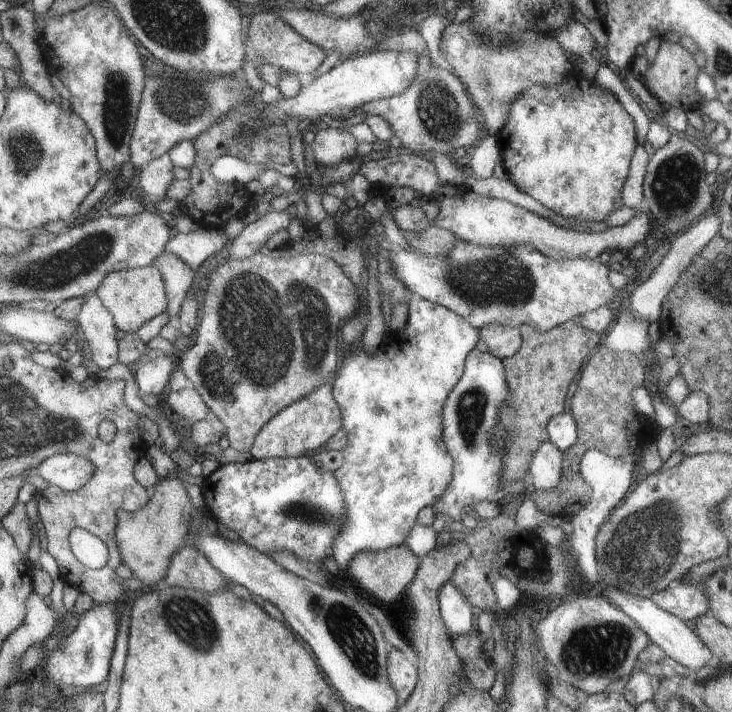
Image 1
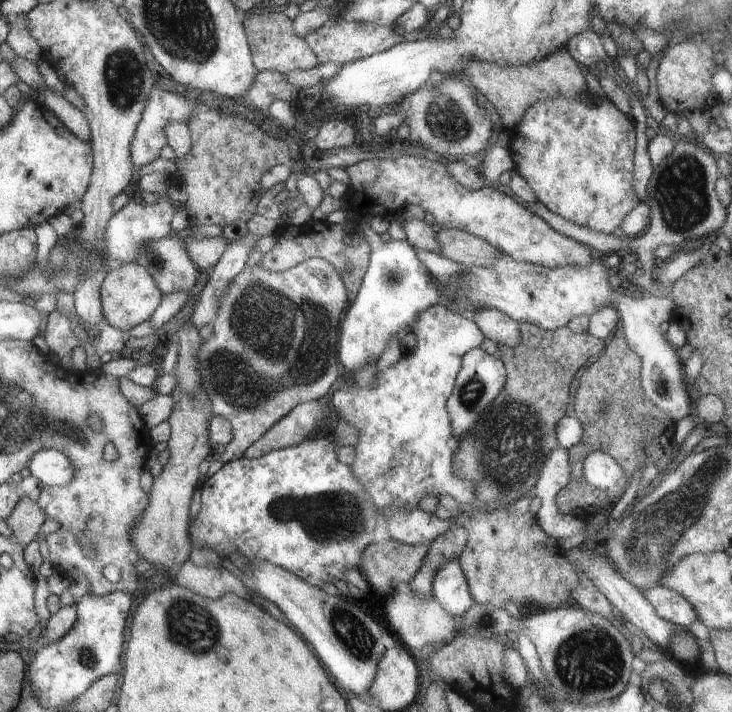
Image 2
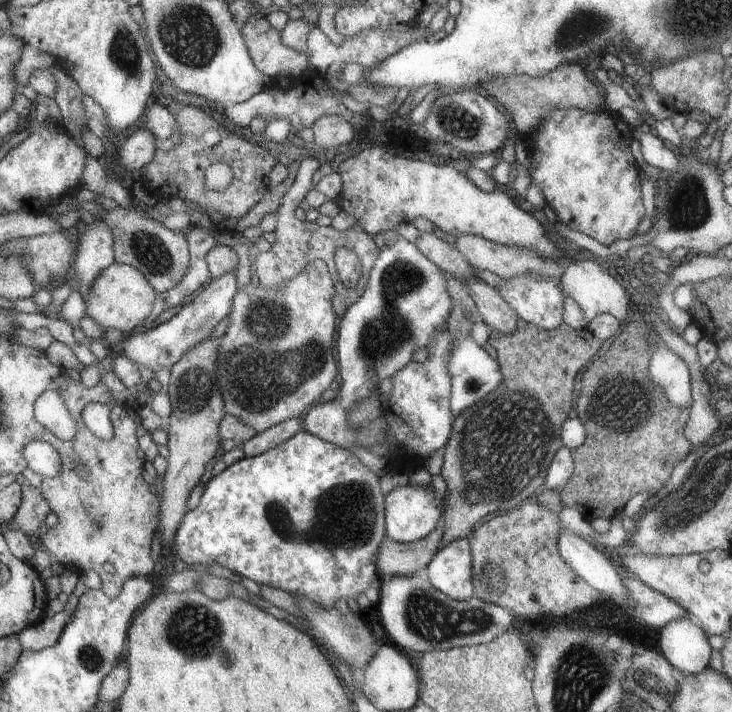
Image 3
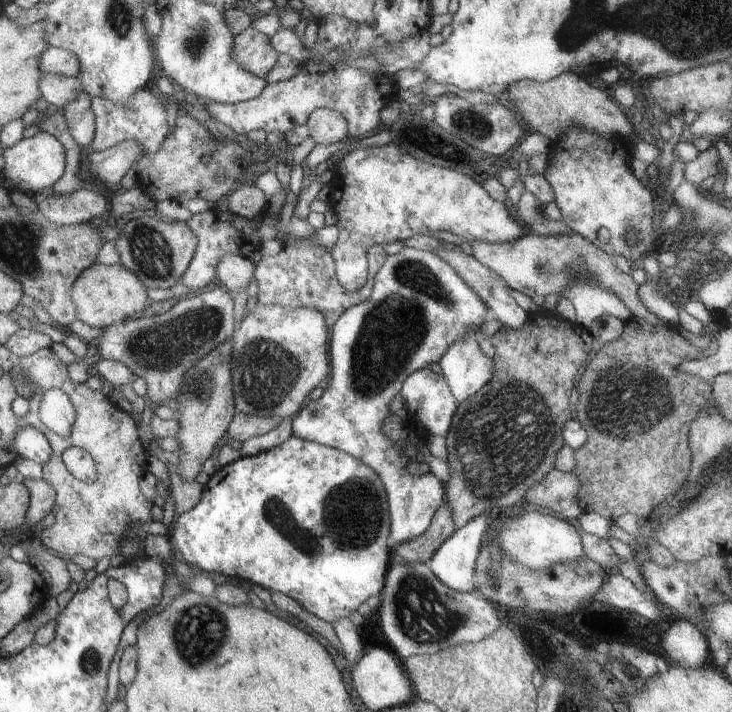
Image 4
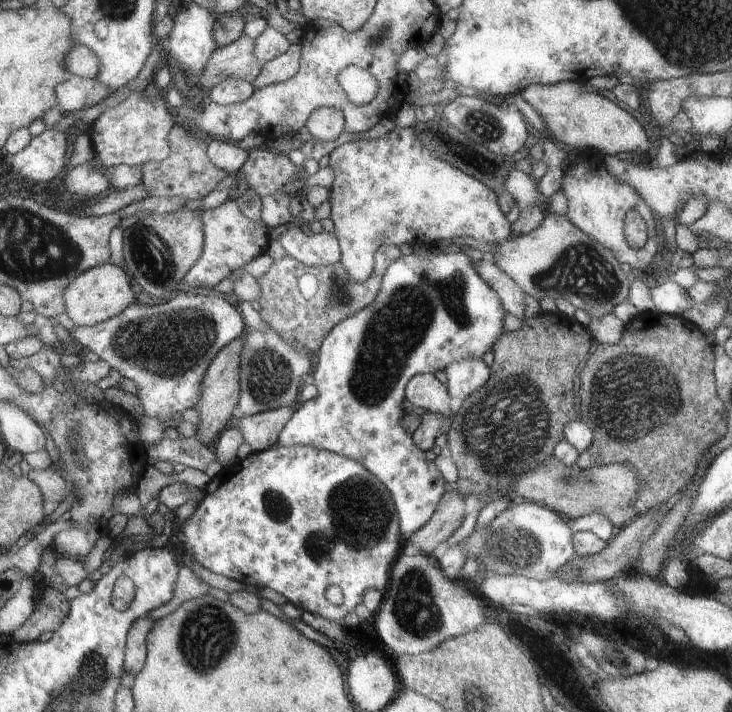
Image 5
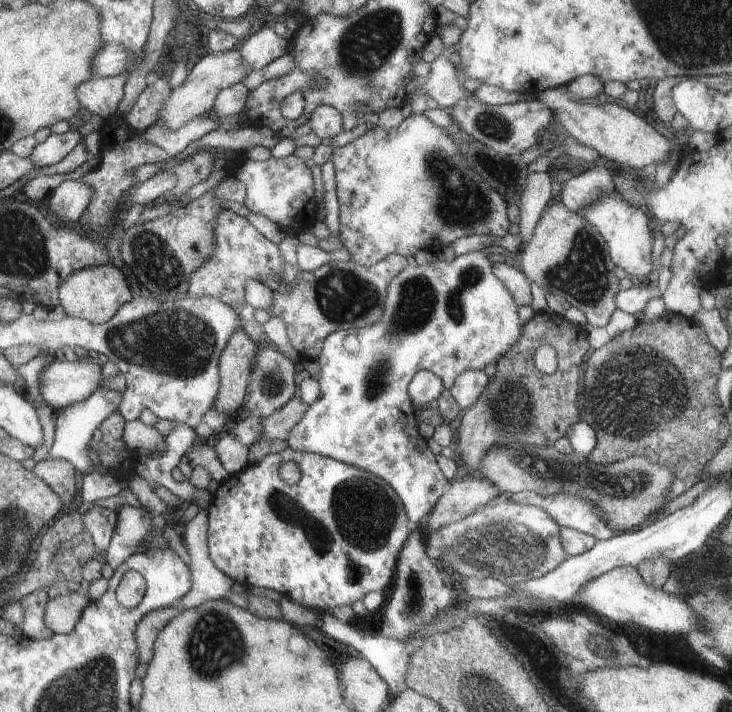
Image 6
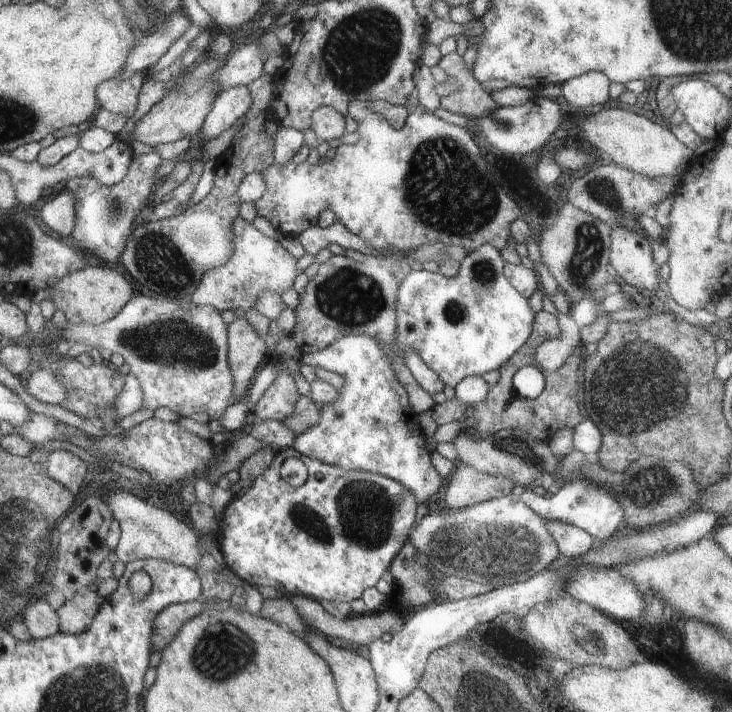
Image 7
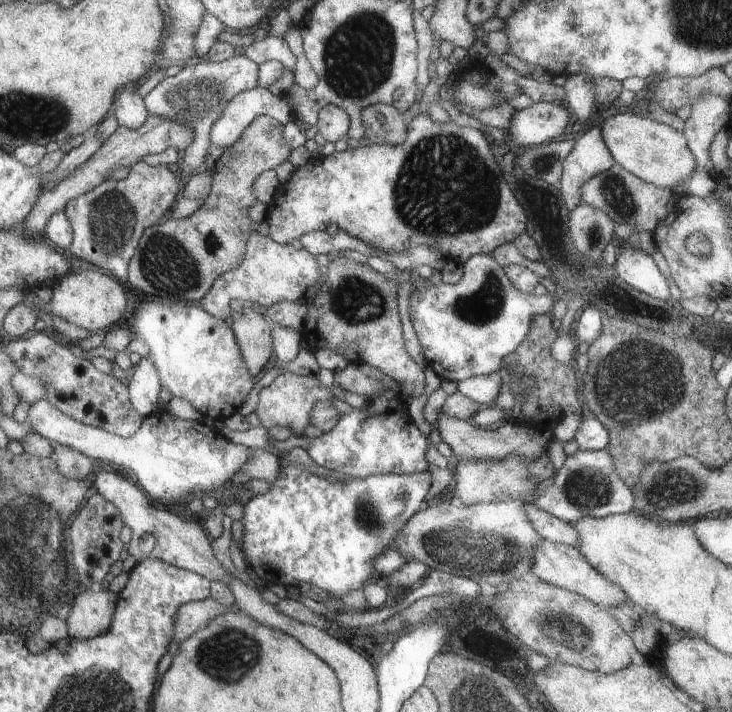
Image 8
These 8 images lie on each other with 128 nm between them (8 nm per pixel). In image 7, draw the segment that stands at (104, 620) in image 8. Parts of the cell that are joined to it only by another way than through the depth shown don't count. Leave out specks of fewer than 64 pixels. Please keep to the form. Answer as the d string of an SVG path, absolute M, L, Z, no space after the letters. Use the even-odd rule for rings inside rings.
M91 589L78 591L72 600L67 600L56 610L60 618L60 633L82 634L100 612L105 598Z

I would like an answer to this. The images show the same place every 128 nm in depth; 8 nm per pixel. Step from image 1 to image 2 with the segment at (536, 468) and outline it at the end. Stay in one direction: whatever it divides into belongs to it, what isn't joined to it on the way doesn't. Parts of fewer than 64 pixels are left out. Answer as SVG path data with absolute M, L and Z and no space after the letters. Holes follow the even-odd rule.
M558 446L544 460L541 477L536 485L536 496L542 500L536 520L546 534L558 540L586 529L587 522L584 519L563 513L557 506L557 494L566 488L571 478L569 450Z

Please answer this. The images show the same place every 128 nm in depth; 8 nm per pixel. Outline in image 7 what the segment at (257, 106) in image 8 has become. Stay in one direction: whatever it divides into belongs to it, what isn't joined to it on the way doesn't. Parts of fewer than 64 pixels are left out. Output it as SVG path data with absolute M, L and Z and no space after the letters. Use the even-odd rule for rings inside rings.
M235 86L222 91L210 107L201 128L206 140L218 138L222 132L232 127L249 112L253 102L253 92L247 86Z

